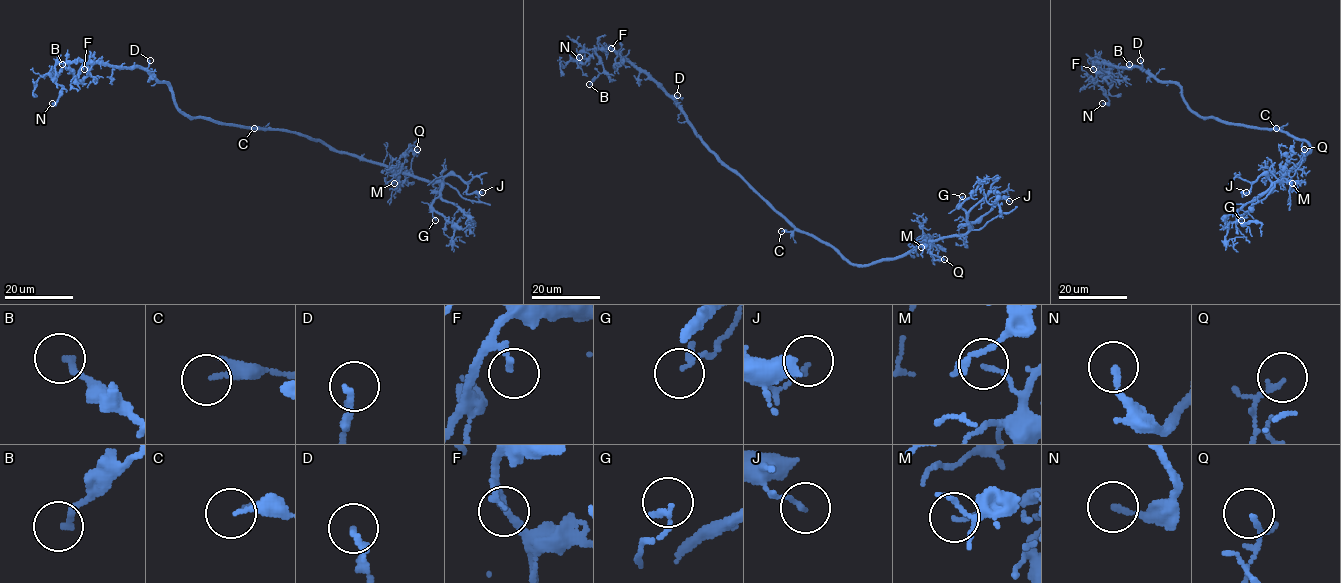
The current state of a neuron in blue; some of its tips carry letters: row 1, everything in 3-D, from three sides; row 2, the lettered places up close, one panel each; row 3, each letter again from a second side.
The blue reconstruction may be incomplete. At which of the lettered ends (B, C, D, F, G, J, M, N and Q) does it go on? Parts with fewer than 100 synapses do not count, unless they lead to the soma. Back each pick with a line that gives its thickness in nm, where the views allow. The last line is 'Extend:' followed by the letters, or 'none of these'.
Extend: none of these

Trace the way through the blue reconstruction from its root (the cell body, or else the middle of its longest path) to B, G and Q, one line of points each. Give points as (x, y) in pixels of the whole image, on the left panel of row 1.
B: (255, 129), (188, 118), (177, 107), (169, 86), (138, 67), (72, 61), (69, 67), (77, 79), (62, 64)
G: (255, 129), (294, 131), (403, 173), (439, 180), (440, 194), (432, 204), (435, 220)
Q: (255, 129), (280, 129), (308, 136), (334, 149), (383, 163), (406, 177), (409, 175), (417, 149)

